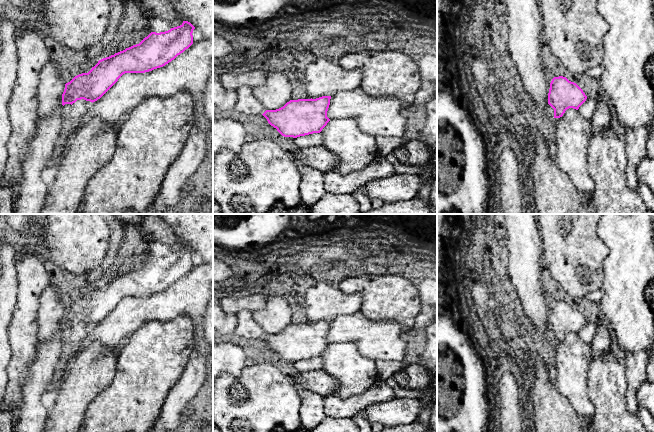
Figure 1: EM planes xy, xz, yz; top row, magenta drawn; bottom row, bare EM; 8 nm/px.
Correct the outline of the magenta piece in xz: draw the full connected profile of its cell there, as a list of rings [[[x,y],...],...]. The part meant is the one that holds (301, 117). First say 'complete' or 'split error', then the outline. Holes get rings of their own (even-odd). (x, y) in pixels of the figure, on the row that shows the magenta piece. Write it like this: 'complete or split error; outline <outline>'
complete; outline [[[331,96],[316,99],[290,100],[276,110],[266,110],[262,115],[284,137],[297,138],[320,133],[330,119],[327,111]]]

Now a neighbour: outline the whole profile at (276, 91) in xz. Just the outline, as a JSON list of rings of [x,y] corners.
[[[268,73],[265,82],[253,88],[253,94],[266,110],[276,110],[292,100],[292,86],[284,74]]]

